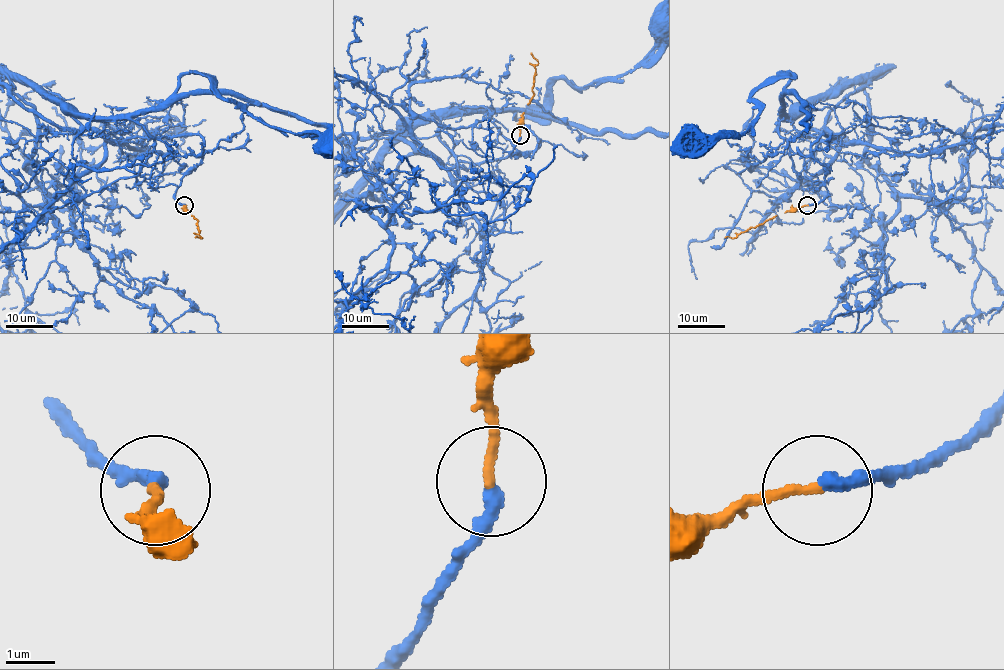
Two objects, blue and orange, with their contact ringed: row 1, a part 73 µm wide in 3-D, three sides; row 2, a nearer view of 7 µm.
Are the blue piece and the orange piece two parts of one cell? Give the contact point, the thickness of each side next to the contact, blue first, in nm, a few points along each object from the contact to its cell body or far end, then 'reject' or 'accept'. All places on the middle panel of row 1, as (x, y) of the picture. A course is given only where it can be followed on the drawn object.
(520, 135) | 300/200 nm | blue via (519, 135), (511, 156), (523, 153), (491, 114), (468, 107), (530, 116), (558, 79), (630, 72), (663, 27) | orange via (519, 135), (521, 119), (534, 93), (535, 68), (538, 62), (531, 53) | accept

